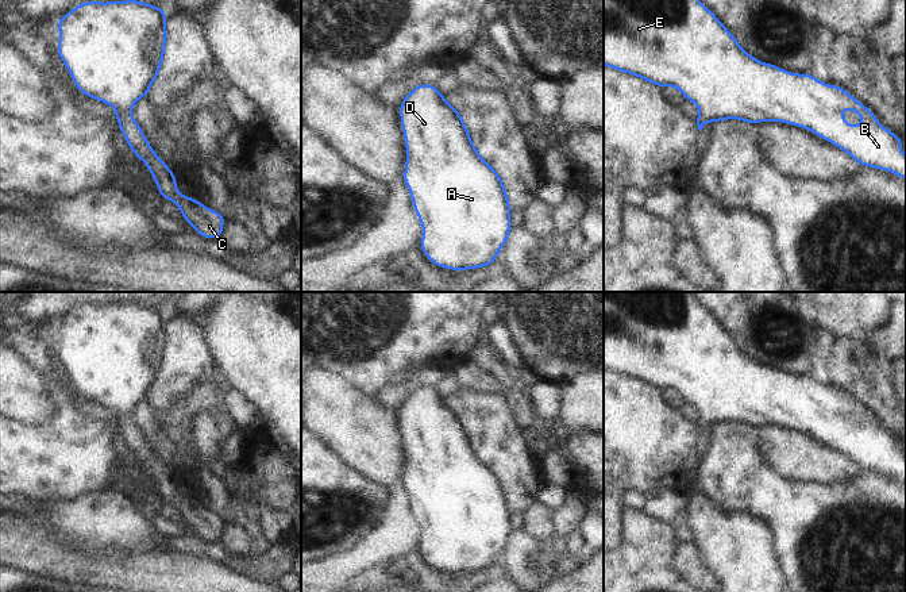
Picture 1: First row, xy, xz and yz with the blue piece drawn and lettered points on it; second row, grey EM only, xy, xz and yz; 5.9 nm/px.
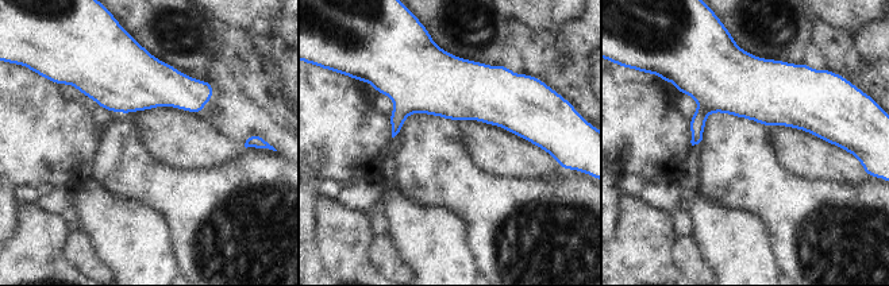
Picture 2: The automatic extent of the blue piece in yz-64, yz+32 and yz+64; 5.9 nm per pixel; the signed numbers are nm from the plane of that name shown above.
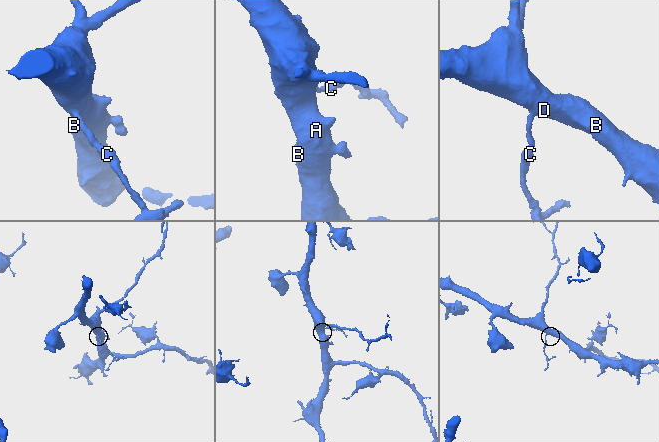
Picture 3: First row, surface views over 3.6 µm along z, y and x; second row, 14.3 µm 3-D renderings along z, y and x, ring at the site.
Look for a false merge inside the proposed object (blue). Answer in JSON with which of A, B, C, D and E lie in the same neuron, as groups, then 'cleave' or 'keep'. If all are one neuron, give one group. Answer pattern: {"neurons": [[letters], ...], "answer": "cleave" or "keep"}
{"neurons": [["A", "B", "C", "D", "E"]], "answer": "keep"}

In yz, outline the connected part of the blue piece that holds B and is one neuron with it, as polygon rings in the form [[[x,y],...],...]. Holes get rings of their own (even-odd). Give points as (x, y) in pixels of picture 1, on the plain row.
[[[604,292],[604,368],[664,392],[678,391],[686,403],[698,410],[699,434],[709,424],[726,422],[749,427],[782,424],[813,434],[848,455],[859,468],[887,473],[906,483],[906,458],[901,455],[902,441],[883,430],[870,411],[844,391],[818,384],[813,376],[791,376],[748,357],[713,314],[699,304],[694,292]],[[841,412],[857,415],[863,426],[859,430],[849,427],[840,416]]]

